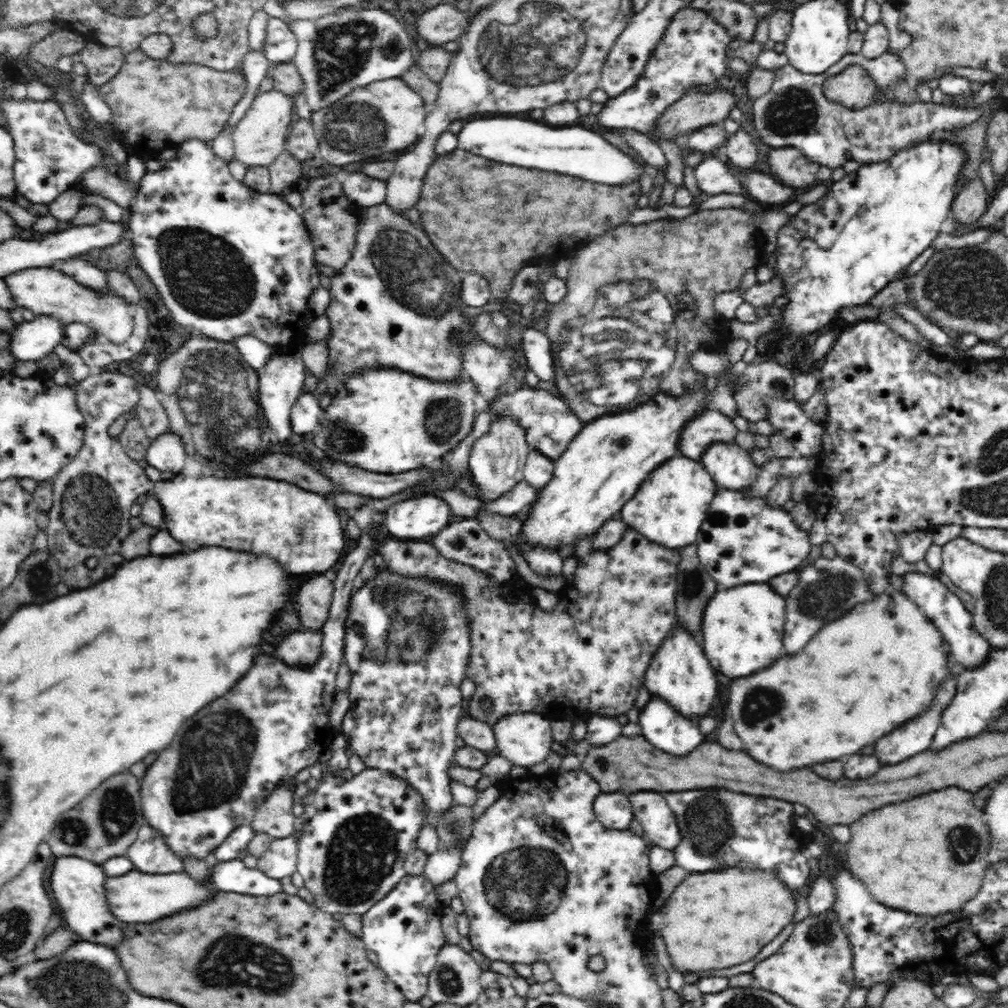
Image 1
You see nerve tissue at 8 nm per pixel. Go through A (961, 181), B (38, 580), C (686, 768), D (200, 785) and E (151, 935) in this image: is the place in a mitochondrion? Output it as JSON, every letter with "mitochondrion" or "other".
{"A":"other","B":"mitochondrion","C":"other","D":"mitochondrion","E":"other"}

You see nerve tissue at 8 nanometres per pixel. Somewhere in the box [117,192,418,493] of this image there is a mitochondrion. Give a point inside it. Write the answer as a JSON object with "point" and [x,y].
{"point":[217,410]}

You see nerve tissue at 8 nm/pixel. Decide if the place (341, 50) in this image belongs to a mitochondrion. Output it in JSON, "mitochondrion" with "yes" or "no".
{"mitochondrion":"yes"}

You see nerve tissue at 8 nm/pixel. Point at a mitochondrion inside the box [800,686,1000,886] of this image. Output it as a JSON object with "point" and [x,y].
{"point":[964,844]}

